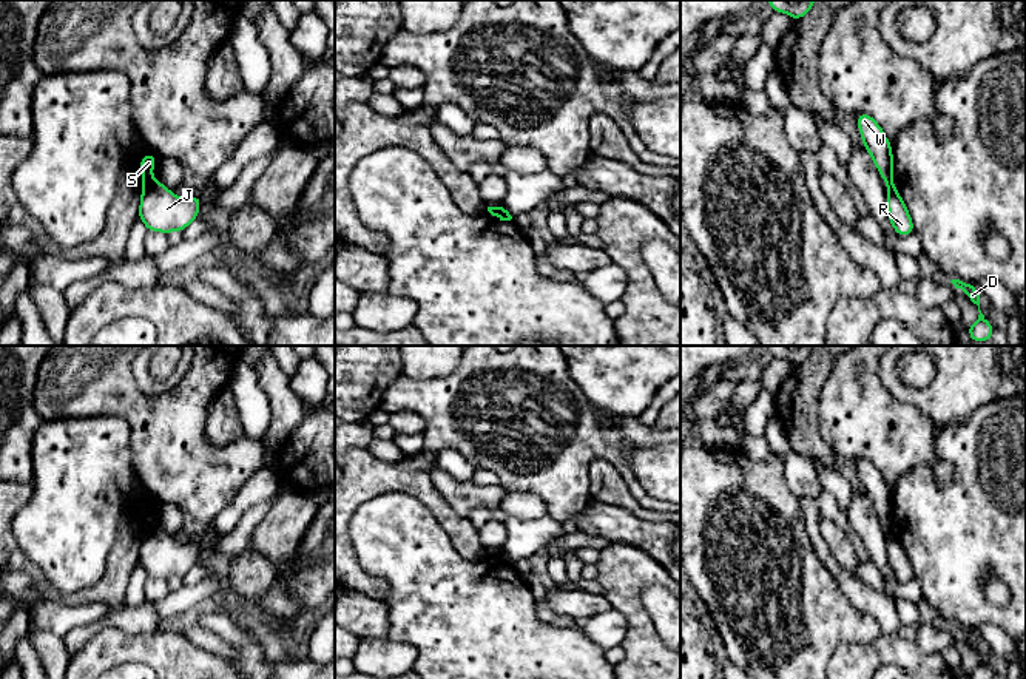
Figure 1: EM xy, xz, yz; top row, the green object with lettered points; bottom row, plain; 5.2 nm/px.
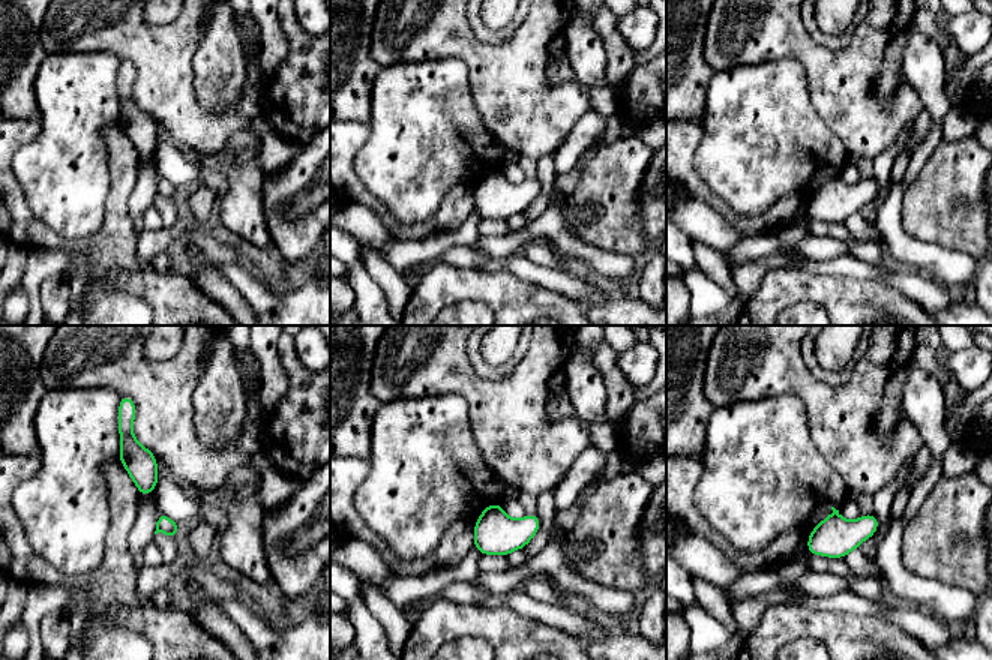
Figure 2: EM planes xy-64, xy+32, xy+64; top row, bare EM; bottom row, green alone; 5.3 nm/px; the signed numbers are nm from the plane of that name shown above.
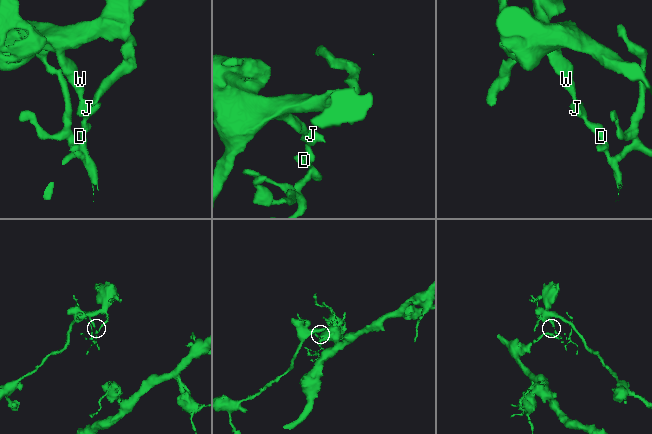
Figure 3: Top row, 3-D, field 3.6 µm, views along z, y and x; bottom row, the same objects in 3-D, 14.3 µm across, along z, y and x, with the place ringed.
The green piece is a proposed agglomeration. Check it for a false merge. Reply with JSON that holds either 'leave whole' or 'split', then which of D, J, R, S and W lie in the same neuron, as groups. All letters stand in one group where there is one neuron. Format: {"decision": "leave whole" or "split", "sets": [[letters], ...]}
{"decision": "split", "sets": [["D", "J", "R"], ["S", "W"]]}

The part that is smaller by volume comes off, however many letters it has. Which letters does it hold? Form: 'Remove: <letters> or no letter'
Remove: D, J, R

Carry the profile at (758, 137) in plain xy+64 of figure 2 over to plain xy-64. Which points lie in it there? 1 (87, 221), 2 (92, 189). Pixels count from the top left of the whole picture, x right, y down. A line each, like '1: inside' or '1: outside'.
1: inside
2: inside

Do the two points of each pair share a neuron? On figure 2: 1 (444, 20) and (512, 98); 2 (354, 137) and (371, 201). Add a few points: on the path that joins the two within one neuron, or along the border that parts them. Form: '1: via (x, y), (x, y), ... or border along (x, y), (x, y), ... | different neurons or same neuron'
1: via (462, 36), (462, 41), (499, 77) | same neuron
2: via (345, 153), (345, 177), (354, 186) | same neuron

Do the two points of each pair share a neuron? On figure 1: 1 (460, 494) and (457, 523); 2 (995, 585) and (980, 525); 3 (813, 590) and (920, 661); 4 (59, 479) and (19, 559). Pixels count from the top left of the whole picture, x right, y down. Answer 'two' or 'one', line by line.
1: two
2: two
3: two
4: two

